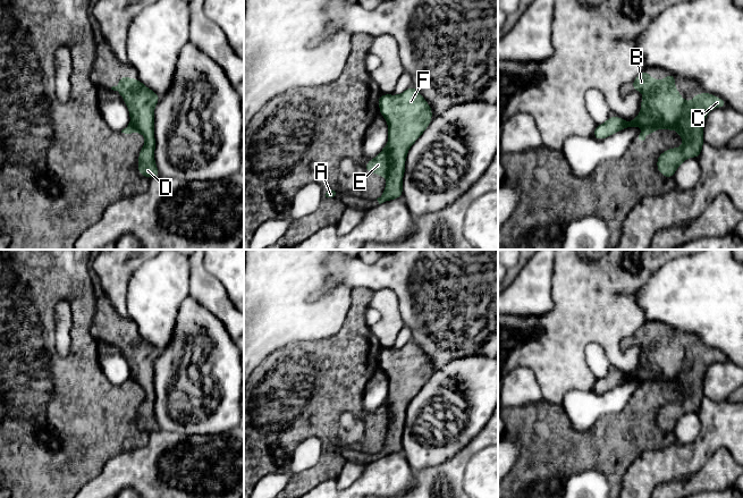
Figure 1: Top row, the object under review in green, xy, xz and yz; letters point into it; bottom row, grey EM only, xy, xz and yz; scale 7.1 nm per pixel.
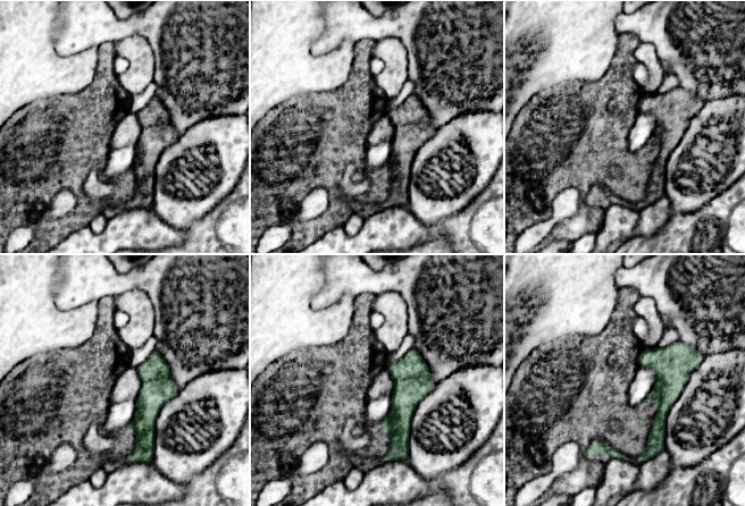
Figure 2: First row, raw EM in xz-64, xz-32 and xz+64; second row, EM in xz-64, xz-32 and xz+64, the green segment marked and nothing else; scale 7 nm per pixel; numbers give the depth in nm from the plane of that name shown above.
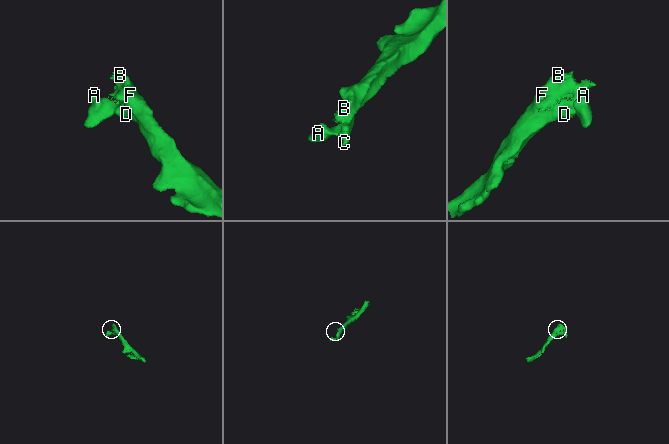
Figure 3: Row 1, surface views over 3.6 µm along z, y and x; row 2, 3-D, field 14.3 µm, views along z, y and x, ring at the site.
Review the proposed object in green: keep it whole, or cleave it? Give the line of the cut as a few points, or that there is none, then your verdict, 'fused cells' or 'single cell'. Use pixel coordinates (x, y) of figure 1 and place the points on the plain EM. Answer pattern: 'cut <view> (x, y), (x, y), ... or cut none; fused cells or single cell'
cut xz (388, 398), (388, 428), (386, 431); fused cells

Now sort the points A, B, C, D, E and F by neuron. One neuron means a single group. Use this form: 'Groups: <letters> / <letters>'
Groups: A B C D F / E

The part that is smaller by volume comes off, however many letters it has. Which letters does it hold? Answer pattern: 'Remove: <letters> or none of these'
Remove: E

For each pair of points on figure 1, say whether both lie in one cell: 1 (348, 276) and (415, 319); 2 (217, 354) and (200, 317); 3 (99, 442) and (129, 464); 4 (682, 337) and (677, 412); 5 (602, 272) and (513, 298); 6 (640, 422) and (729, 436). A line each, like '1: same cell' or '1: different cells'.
1: same cell
2: same cell
3: different cells
4: same cell
5: different cells
6: different cells

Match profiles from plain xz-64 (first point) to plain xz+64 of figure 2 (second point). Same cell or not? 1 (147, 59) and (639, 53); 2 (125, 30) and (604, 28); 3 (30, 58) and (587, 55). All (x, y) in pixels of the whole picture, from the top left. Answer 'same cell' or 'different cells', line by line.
1: same cell
2: different cells
3: same cell

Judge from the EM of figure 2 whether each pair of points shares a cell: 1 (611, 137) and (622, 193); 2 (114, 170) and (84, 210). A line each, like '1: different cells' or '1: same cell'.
1: same cell
2: different cells

